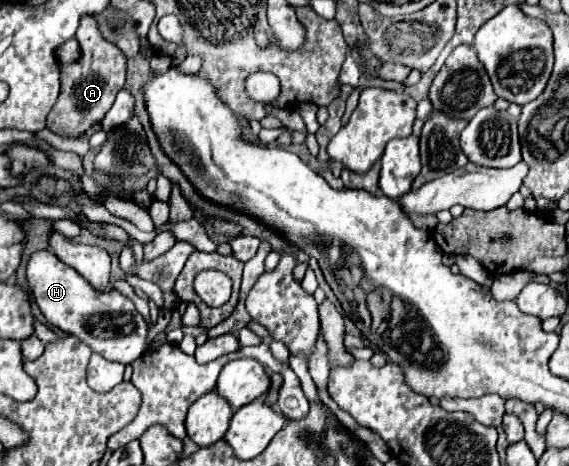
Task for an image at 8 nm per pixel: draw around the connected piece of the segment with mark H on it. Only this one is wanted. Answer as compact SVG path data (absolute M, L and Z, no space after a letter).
M38 250L30 256L26 266L26 280L28 290L32 292L44 318L60 330L78 336L106 360L132 364L150 346L148 322L136 312L130 298L118 290L94 290L80 274L74 272L74 268L60 262L52 250Z

